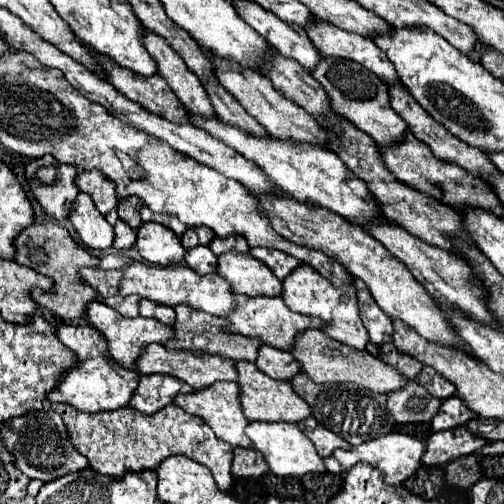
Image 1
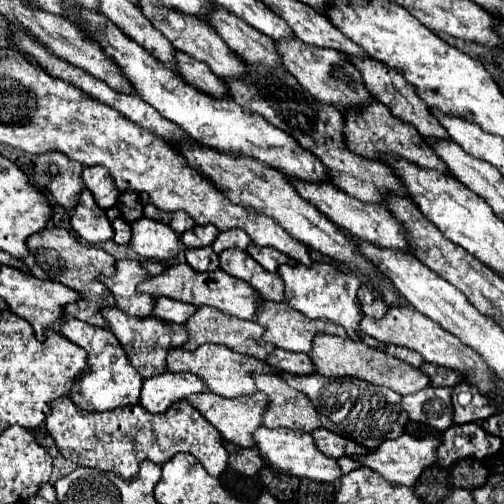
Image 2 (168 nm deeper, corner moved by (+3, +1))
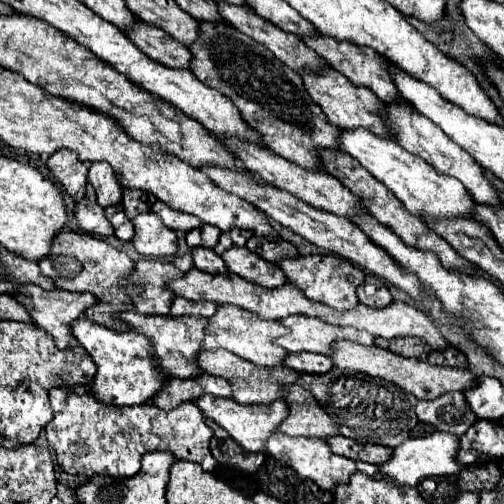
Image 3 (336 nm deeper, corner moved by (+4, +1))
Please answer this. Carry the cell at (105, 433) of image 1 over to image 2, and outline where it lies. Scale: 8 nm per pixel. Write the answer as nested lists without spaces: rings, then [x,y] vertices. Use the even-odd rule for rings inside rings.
[[[63,396],[51,402],[51,414],[47,416],[45,426],[63,458],[87,468],[97,468],[103,472],[111,470],[121,478],[135,476],[143,460],[165,464],[179,452],[193,454],[215,478],[227,468],[227,450],[221,434],[185,400],[177,402],[163,414],[151,414],[139,404],[95,414],[81,410],[69,396]]]

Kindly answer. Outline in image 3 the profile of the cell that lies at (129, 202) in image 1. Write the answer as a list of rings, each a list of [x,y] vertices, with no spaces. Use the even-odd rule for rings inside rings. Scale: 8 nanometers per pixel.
[[[126,188],[122,194],[122,206],[124,206],[124,212],[130,220],[142,212],[148,212],[152,202],[154,202],[154,196],[144,190],[128,190]]]

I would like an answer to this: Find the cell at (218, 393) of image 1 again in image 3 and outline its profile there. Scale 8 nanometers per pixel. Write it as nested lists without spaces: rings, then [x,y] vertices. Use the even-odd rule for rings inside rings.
[[[204,394],[202,398],[196,400],[196,404],[204,412],[206,418],[222,426],[248,452],[264,452],[268,436],[274,430],[278,430],[278,424],[288,416],[288,404],[282,398],[270,404],[238,404],[232,398],[218,398],[212,394]]]

